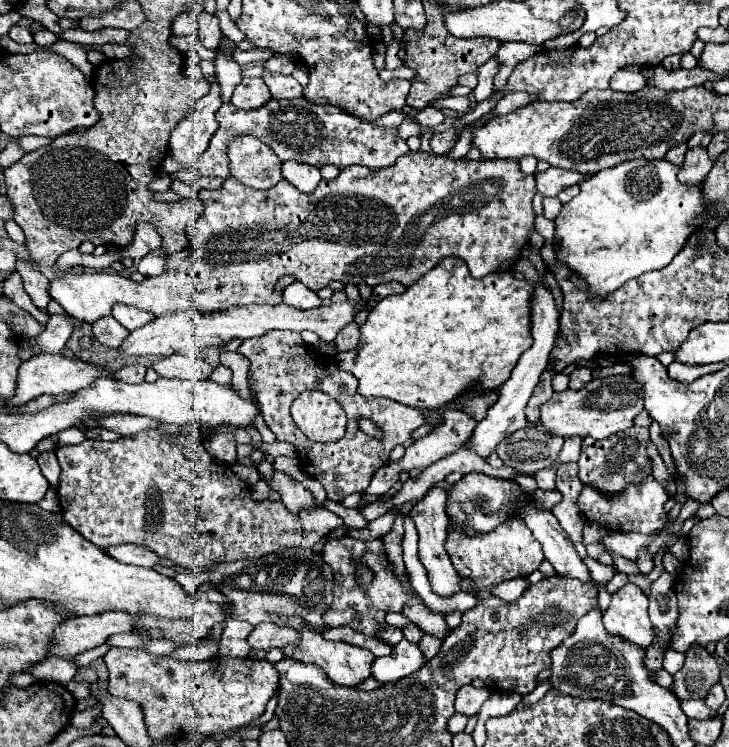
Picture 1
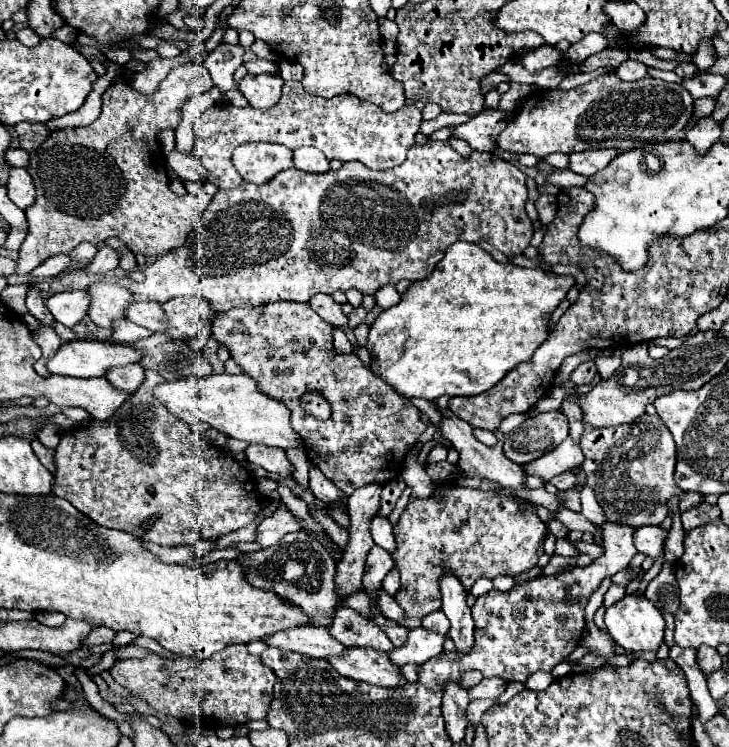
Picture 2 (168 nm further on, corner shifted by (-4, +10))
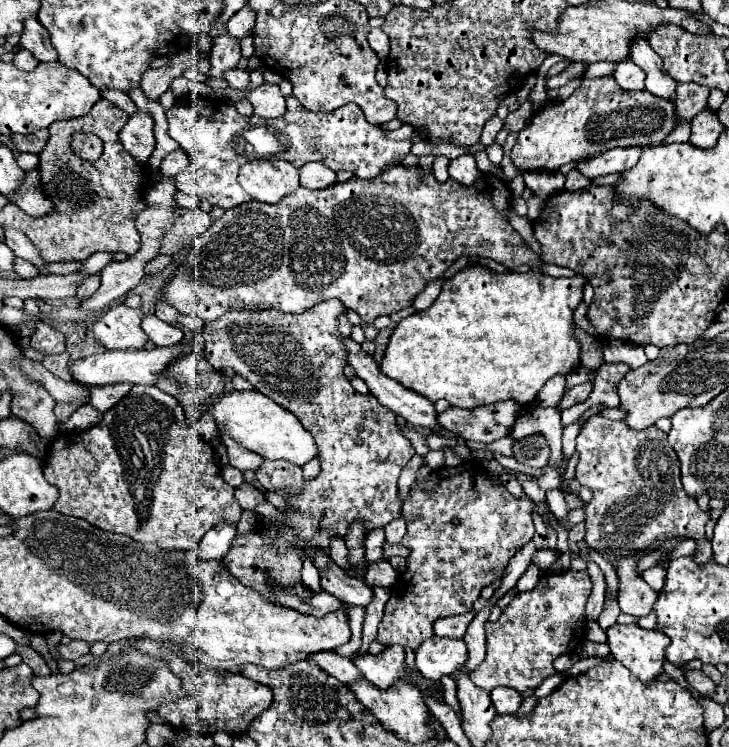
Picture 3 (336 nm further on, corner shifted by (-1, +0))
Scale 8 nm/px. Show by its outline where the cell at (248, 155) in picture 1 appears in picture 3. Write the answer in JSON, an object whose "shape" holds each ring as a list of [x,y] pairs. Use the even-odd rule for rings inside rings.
{"shape":[[[284,160],[248,162],[240,168],[238,182],[254,200],[264,204],[278,204],[300,186],[298,168]]]}

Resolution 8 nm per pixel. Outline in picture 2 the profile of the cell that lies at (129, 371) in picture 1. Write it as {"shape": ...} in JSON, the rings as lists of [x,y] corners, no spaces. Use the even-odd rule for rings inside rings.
{"shape":[[[135,362],[135,364],[127,364],[127,366],[119,366],[115,370],[109,370],[107,372],[109,376],[105,376],[115,388],[119,390],[125,390],[129,394],[133,394],[139,384],[145,380],[145,374],[143,374],[143,368]]]}

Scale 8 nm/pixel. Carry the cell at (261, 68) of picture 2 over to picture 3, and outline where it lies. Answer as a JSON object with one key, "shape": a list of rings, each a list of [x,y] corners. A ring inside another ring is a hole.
{"shape":[[[234,68],[234,70],[228,70],[228,72],[224,72],[224,80],[232,86],[232,88],[246,88],[248,84],[250,84],[250,78],[248,78],[250,74],[246,72],[246,70],[240,70],[240,68]]]}

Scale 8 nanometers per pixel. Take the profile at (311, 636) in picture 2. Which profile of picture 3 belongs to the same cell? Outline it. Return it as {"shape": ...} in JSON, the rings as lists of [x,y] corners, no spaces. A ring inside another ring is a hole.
{"shape":[[[316,652],[310,656],[314,664],[318,664],[322,670],[326,670],[330,676],[338,678],[344,686],[356,684],[356,680],[364,678],[364,674],[352,664],[350,658],[342,658],[336,652]]]}

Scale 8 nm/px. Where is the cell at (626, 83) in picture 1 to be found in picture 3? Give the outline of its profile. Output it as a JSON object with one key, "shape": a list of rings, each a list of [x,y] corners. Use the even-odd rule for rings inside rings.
{"shape":[[[630,60],[616,64],[612,76],[624,90],[644,90],[644,70]]]}

